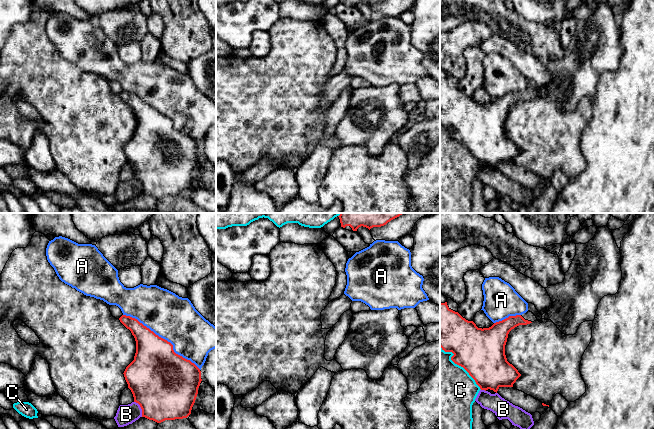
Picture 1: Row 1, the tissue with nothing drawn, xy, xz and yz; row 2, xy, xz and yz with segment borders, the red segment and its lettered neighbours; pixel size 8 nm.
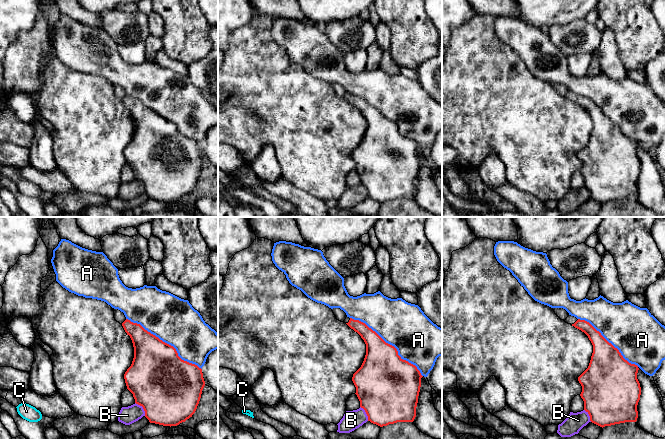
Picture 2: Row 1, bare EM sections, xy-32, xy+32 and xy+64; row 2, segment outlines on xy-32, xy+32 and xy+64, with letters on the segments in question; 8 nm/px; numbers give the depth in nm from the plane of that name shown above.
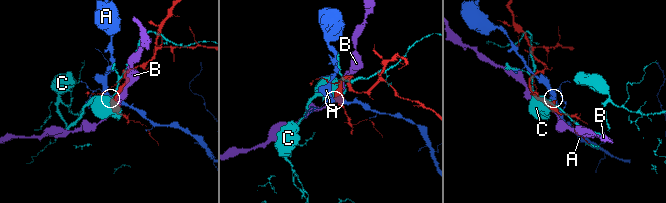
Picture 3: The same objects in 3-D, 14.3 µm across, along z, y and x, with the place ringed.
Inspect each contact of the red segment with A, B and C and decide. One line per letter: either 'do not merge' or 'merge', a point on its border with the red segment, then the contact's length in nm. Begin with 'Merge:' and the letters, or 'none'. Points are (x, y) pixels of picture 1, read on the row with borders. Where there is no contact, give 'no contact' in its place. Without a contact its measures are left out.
Merge: none
A: do not merge | xy (164, 339) | 750 nm
B: do not merge | xy (141, 408) | 140 nm
C: do not merge | yz (459, 365) | 480 nm

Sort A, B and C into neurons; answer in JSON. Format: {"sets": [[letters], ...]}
{"sets": [["A"], ["B"], ["C"]]}

